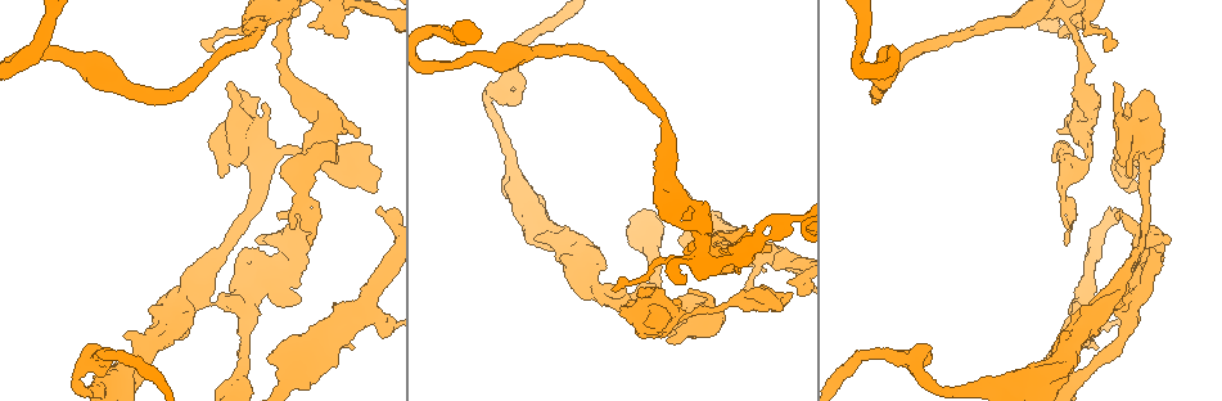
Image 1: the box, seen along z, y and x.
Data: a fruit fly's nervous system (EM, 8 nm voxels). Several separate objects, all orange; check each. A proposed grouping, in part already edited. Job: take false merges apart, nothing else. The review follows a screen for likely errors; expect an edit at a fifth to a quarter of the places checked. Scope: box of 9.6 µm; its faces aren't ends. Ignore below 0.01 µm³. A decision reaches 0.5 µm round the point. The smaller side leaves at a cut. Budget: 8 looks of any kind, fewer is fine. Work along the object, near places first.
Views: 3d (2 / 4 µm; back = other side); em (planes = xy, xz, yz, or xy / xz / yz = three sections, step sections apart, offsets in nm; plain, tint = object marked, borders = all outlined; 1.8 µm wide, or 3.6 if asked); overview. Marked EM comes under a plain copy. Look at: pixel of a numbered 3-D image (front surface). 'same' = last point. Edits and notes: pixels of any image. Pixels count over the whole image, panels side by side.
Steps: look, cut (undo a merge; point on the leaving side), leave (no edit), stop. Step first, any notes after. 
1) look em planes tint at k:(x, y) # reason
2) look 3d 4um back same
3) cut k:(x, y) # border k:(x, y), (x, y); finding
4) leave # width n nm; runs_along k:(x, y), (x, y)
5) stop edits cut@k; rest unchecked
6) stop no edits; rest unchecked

look 3d 4um at 1:(240, 144) # sharp bend

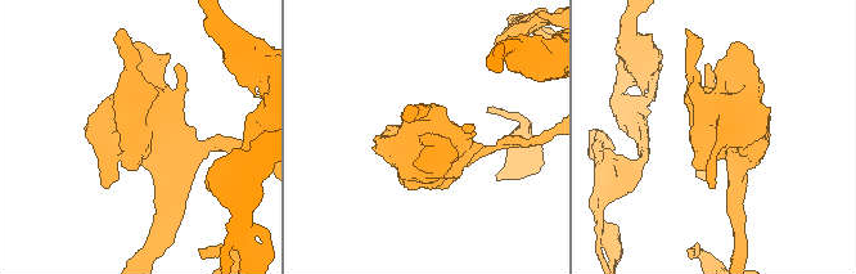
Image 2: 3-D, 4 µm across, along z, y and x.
look em 3.6um yz step 16 tint at 2:(139, 134)

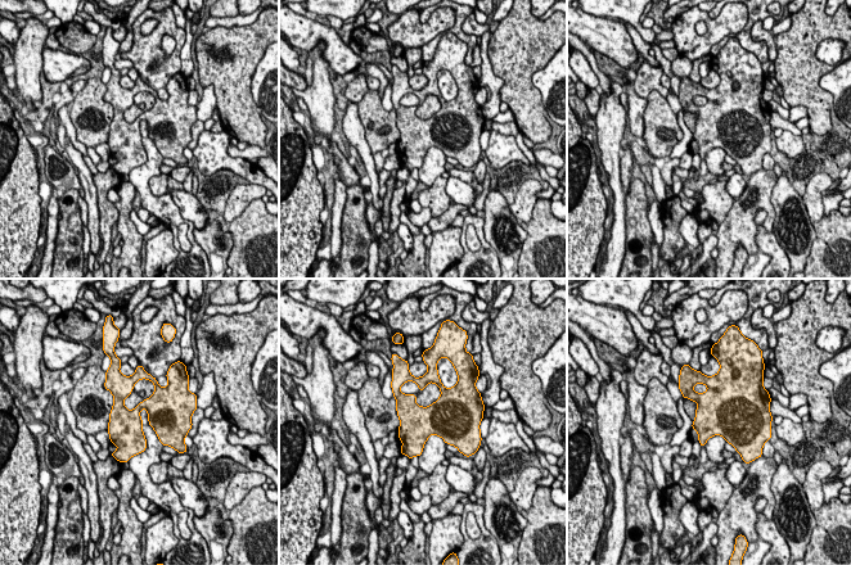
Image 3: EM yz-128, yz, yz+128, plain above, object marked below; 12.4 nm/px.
look em 3.6um planes borders same

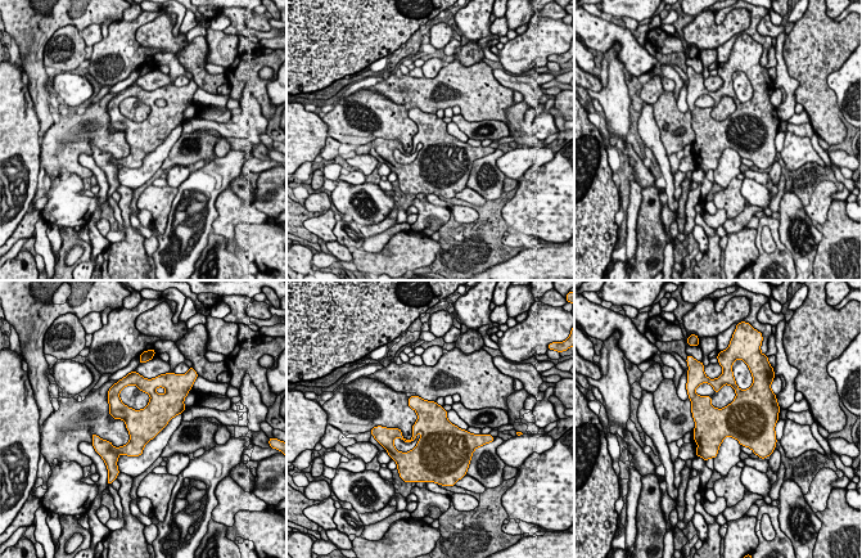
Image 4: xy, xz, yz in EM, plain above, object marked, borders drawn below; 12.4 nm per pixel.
leave # continuous, no second neuron

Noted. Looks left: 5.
look 3d 2um at 1:(1084, 17) # closes a loop

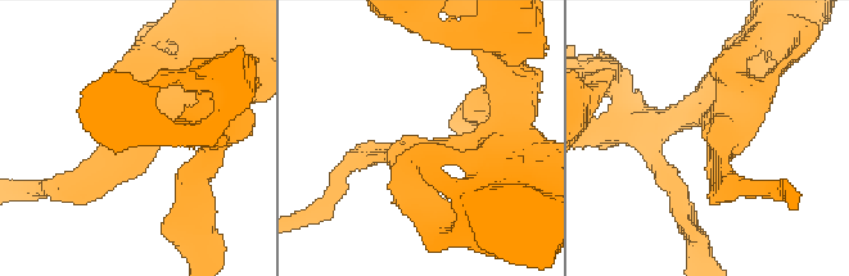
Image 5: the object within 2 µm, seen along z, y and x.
look em planes tint at 5:(401, 149)

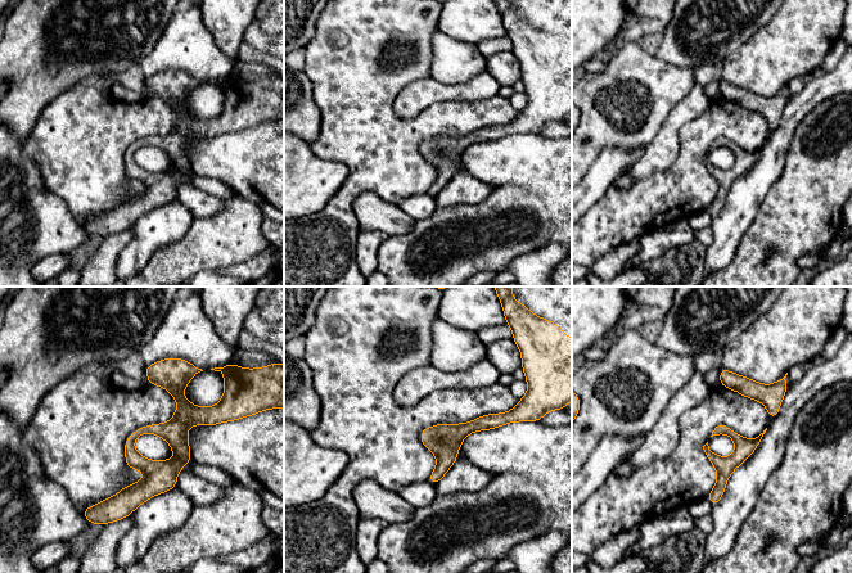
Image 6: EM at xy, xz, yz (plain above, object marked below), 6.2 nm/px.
leave # runs_along 6:(216, 416), (192, 416), (180, 458), (111, 501); continuous, no second neuron

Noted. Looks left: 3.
look 3d 2um at 1:(331, 14) # three-way junction

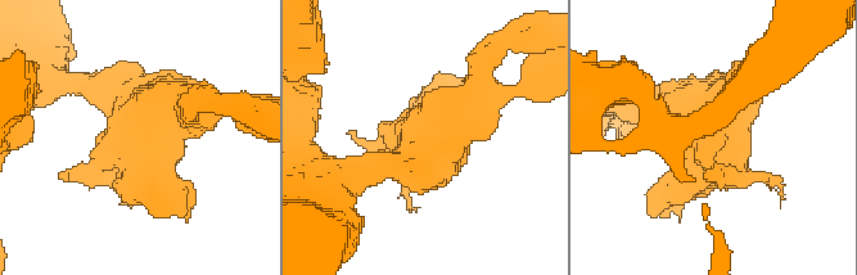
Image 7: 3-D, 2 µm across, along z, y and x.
look em planes tint at 7:(427, 141)

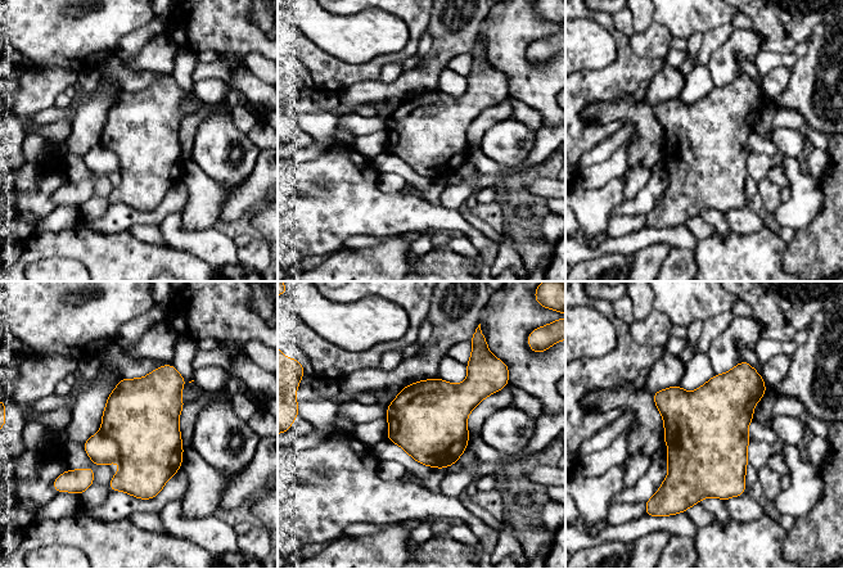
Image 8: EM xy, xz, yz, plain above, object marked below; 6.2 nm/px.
cut 8:(102, 450) # border 8:(100, 430), (116, 443), (120, 460); a second neuron is stuck on

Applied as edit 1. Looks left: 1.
look em planes tint at 1:(271, 273) # arms run side by side

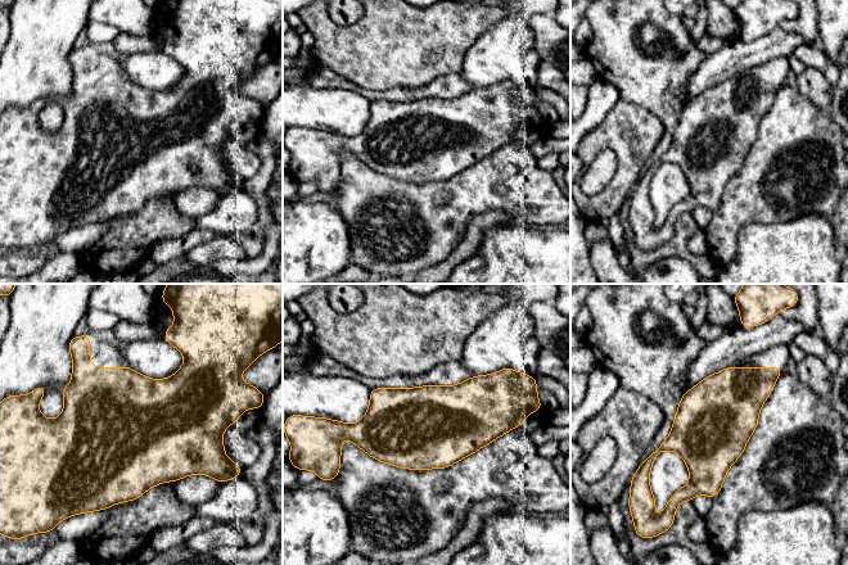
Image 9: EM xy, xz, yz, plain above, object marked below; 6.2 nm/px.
leave # one neuron here

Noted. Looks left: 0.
stop edits cut@8; rest unchecked

